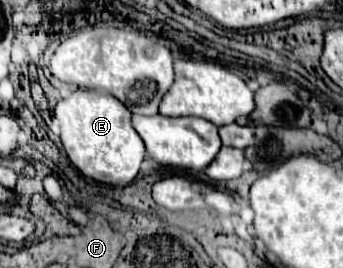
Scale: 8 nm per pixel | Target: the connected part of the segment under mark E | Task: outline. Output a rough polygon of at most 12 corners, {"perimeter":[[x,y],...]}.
{"perimeter":[[114,95],[58,101],[60,139],[84,177],[128,185],[146,147]]}

